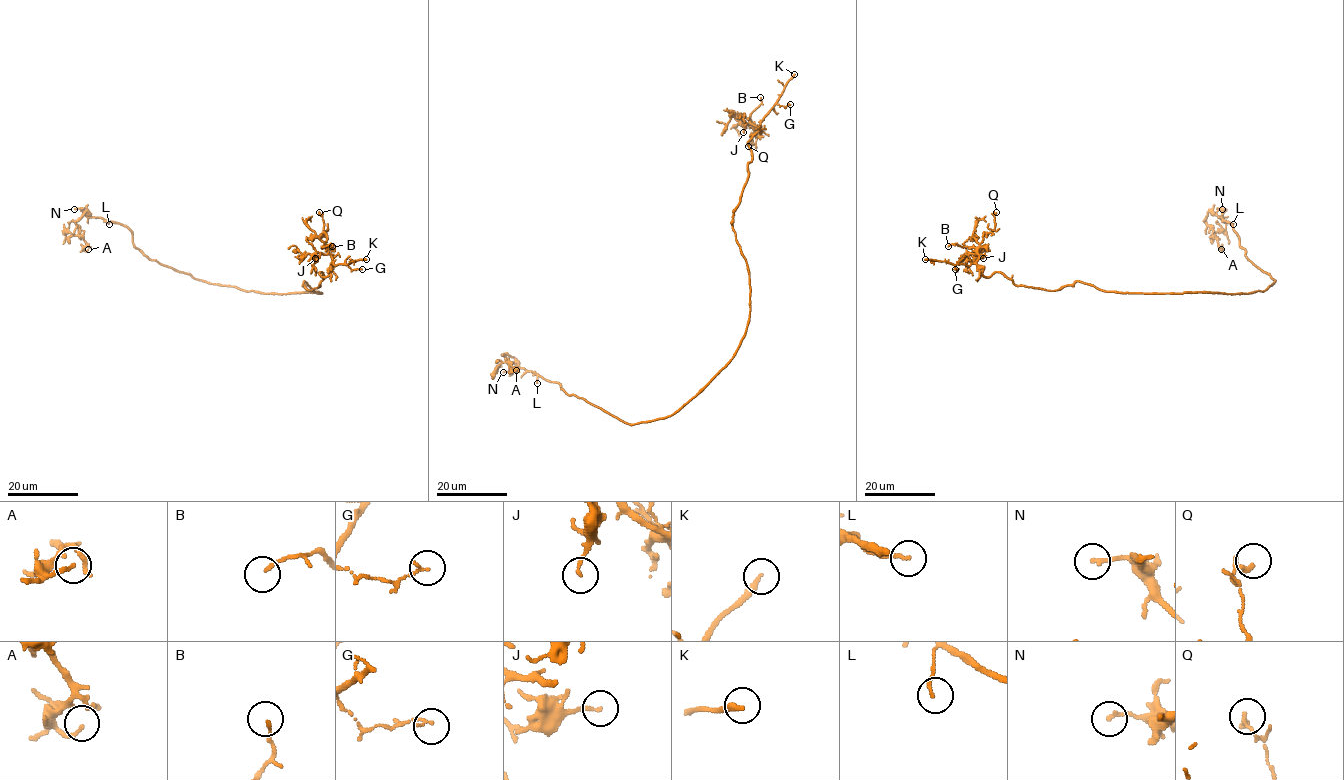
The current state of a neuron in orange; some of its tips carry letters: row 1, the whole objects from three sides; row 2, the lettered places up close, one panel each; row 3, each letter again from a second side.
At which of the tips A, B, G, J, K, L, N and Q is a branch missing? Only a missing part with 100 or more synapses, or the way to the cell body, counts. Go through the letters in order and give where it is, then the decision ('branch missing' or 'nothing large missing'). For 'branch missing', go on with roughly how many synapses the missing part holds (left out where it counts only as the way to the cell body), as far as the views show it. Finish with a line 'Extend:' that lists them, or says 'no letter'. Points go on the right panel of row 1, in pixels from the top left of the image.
A: (1221, 249) | nothing large missing
B: (948, 246) | nothing large missing
G: (955, 269) | nothing large missing
J: (983, 258) | nothing large missing
K: (925, 259) | branch missing
L: (1233, 224) | nothing large missing
N: (1222, 209) | nothing large missing
Q: (996, 212) | nothing large missing
Extend: K

